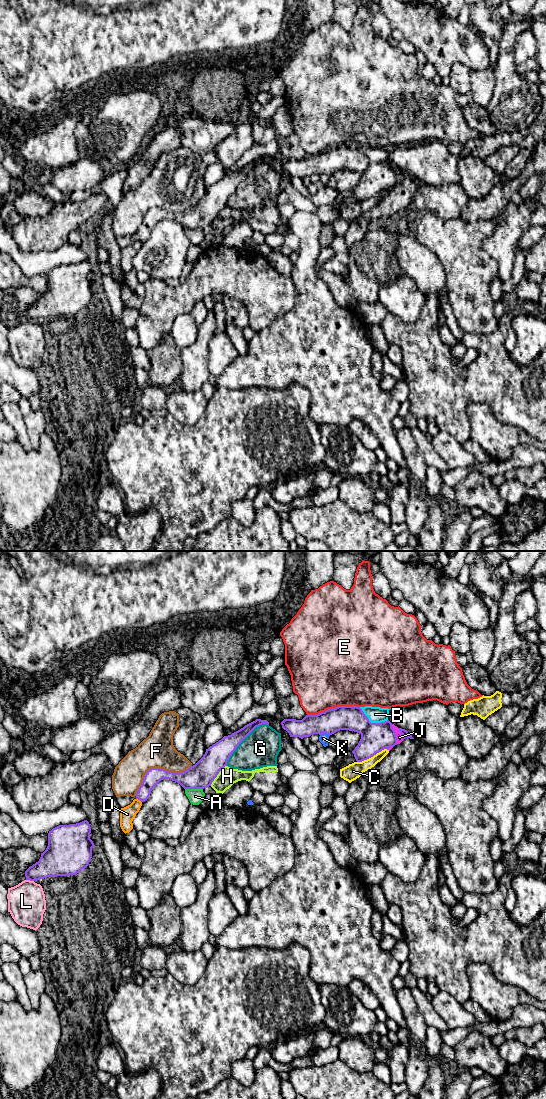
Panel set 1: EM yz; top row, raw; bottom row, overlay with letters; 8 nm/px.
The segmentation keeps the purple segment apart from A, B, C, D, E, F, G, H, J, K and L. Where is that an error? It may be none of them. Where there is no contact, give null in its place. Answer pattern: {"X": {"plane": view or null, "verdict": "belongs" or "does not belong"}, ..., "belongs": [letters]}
{"A": {"plane": "yz", "verdict": "does not belong"}, "B": {"plane": "yz", "verdict": "does not belong"}, "C": {"plane": "yz", "verdict": "does not belong"}, "D": {"plane": "yz", "verdict": "does not belong"}, "E": {"plane": "yz", "verdict": "does not belong"}, "F": {"plane": "yz", "verdict": "does not belong"}, "G": {"plane": "yz", "verdict": "does not belong"}, "H": {"plane": "yz", "verdict": "does not belong"}, "J": {"plane": "yz", "verdict": "does not belong"}, "K": {"plane": "yz", "verdict": "does not belong"}, "L": {"plane": "yz", "verdict": "does not belong"}, "belongs": []}

